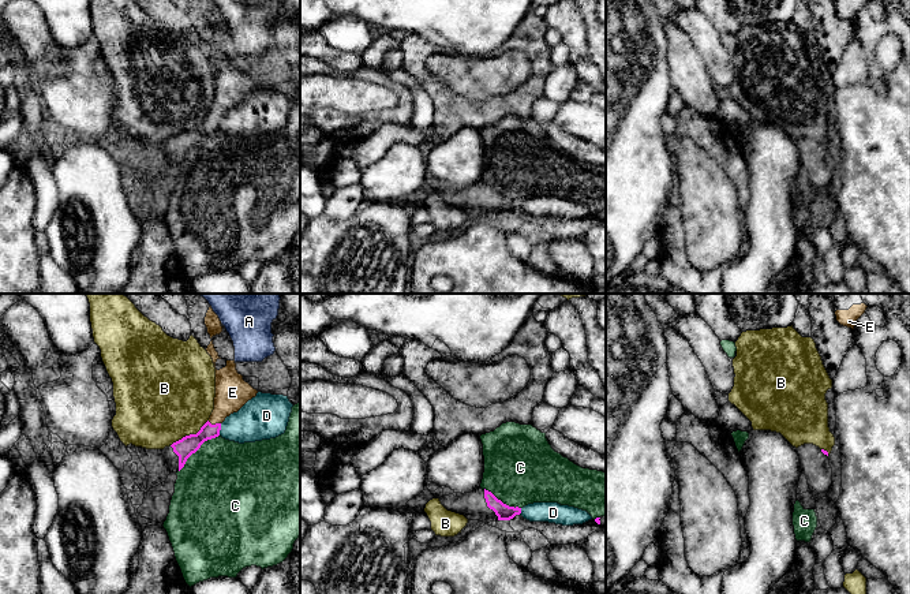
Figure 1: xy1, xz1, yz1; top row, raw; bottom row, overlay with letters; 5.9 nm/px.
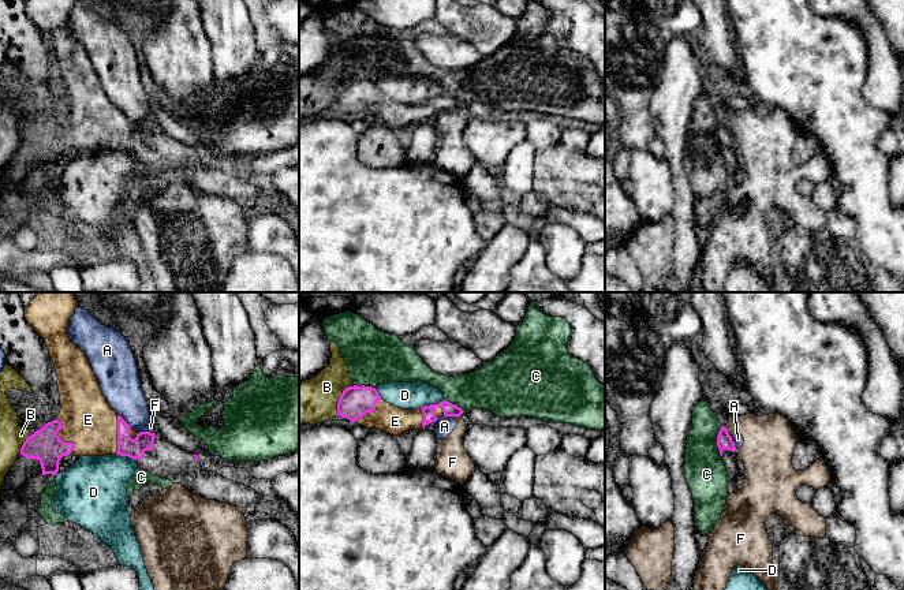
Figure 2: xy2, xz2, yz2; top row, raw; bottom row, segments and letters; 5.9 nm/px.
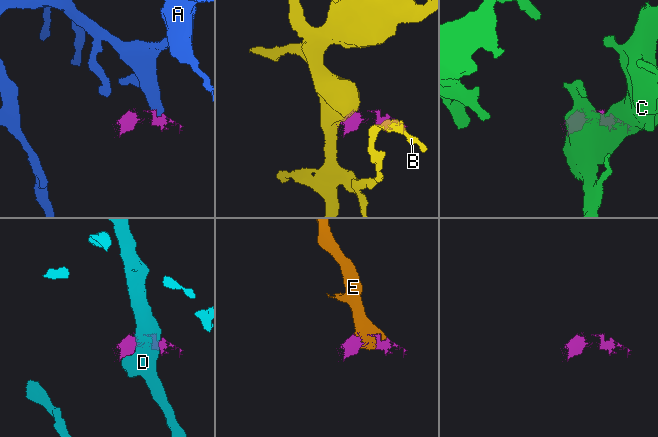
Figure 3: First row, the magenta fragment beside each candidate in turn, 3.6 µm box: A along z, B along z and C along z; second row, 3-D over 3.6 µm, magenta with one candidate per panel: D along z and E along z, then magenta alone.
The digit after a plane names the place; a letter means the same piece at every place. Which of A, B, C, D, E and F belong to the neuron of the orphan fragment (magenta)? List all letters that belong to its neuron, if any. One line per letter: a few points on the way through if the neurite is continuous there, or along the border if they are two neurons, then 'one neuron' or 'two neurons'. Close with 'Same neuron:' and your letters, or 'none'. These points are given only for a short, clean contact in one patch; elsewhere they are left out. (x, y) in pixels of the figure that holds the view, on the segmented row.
A: along xy2 (118, 414), (130, 428) | two neurons
B: along xy1 (208, 419), (195, 433), (186, 434), (171, 445) | two neurons
C: two neurons
D: two neurons
E: one neuron
F: along yz2 (724, 426), (731, 437) | two neurons
Same neuron: E

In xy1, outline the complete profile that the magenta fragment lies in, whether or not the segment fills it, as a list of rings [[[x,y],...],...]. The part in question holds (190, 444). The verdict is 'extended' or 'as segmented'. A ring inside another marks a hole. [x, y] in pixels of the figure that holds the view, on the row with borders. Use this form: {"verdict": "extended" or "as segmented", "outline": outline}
{"verdict": "extended", "outline": [[[226,360],[226,366],[216,369],[216,397],[214,410],[209,421],[196,434],[190,434],[165,447],[162,455],[171,472],[180,471],[187,459],[195,453],[201,445],[220,436],[221,423],[233,412],[237,412],[248,400],[258,393],[243,376],[237,373],[235,360]]]}

